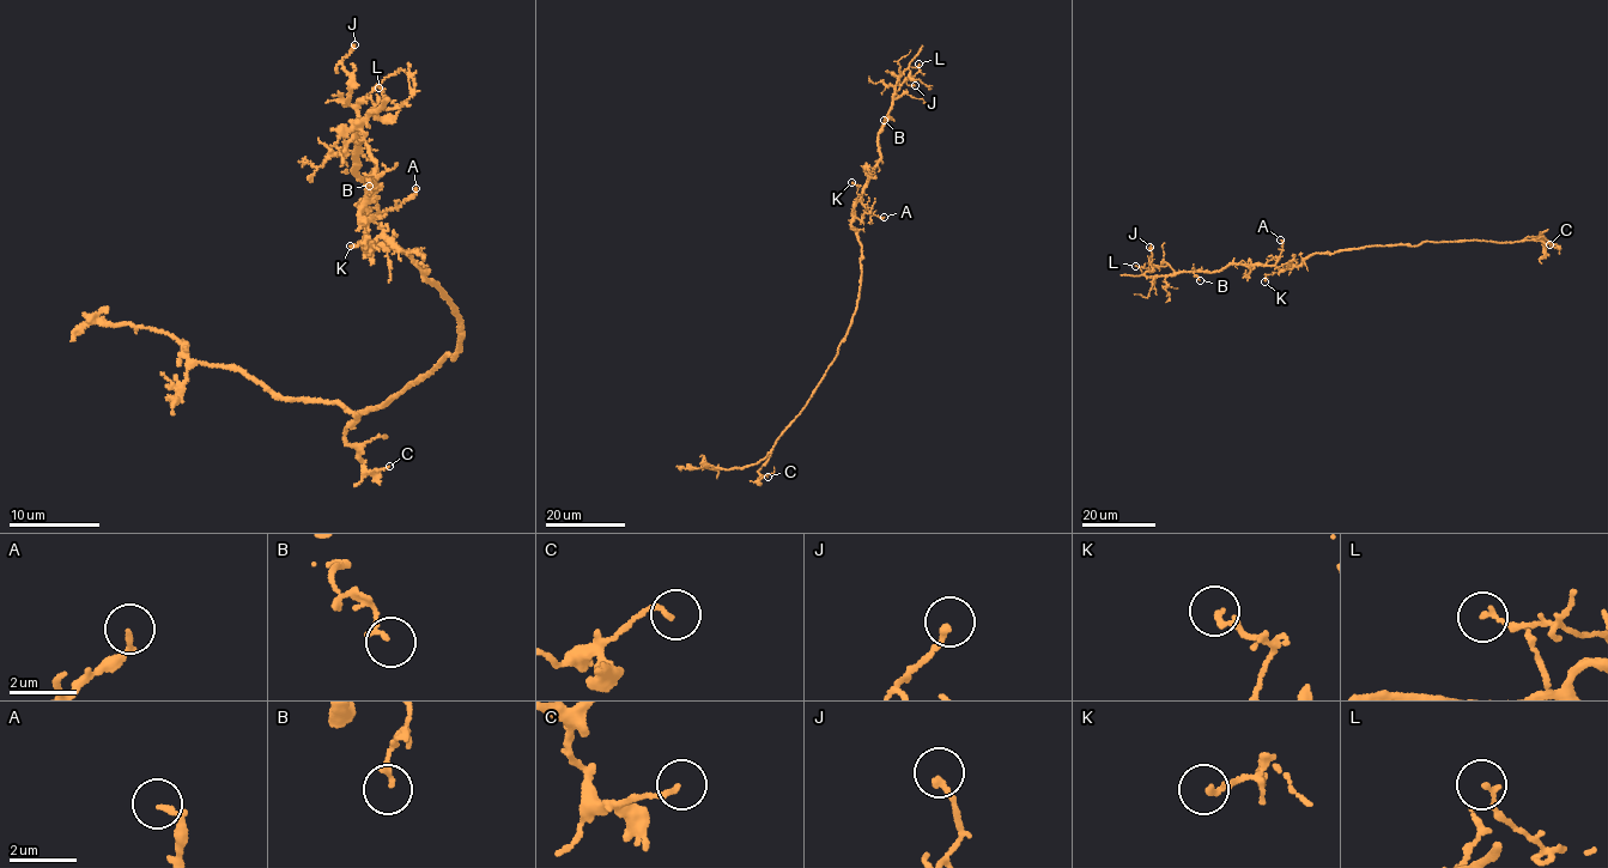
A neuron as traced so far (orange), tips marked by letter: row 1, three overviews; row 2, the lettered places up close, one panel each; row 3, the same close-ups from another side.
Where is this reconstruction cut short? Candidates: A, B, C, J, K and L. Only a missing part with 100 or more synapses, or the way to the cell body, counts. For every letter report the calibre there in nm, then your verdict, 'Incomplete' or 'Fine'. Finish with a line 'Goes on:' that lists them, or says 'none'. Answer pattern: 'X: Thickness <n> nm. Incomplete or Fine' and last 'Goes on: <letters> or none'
A: Thickness 150 nm. Fine
B: Thickness 140 nm. Fine
C: Thickness 140 nm. Fine
J: Thickness 190 nm. Fine
K: Thickness 170 nm. Fine
L: Thickness 130 nm. Fine
Goes on: none

